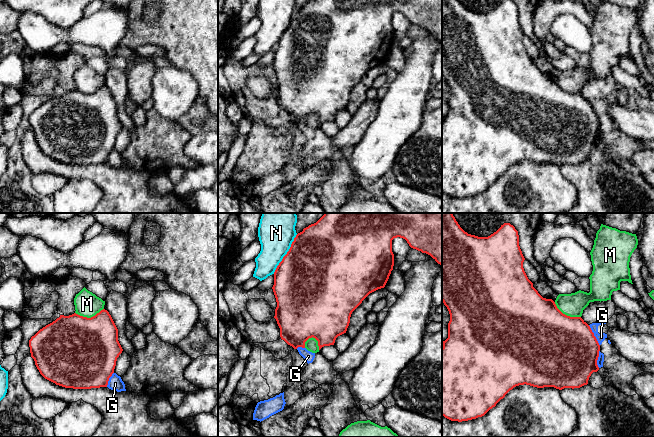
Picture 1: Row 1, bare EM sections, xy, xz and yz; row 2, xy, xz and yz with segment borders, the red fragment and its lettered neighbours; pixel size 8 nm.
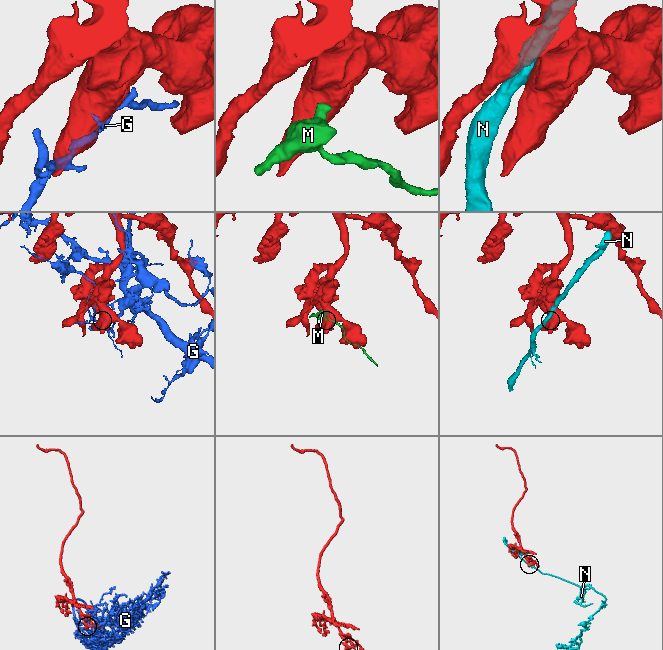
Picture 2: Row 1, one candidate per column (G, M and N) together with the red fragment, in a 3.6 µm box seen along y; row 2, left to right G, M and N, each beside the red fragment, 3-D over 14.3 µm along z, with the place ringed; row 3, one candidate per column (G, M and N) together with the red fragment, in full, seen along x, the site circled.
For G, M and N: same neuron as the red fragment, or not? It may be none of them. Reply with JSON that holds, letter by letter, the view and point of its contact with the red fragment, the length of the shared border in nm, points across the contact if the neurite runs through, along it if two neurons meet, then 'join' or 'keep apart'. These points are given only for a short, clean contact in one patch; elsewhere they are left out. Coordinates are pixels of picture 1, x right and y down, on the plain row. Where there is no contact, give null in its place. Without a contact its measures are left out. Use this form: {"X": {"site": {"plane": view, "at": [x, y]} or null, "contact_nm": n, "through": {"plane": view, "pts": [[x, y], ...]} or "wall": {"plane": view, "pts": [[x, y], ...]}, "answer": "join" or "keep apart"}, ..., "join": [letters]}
{"G": {"site": {"plane": "yz", "at": [593, 111]}, "contact_nm": 190, "answer": "keep apart"}, "M": {"site": {"plane": "yz", "at": [566, 91]}, "contact_nm": 240, "wall": {"plane": "yz", "pts": [[554, 78], [563, 89], [580, 93]]}, "answer": "keep apart"}, "N": {"site": {"plane": "xz", "at": [286, 30]}, "contact_nm": 380, "answer": "keep apart"}, "join": []}

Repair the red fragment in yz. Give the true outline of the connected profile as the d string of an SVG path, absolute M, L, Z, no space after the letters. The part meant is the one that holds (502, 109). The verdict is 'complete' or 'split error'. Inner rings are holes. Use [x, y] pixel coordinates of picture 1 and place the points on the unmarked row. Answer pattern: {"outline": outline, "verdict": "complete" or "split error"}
{"outline": "M442 0L442 78L450 90L448 114L442 123L442 192L451 197L468 197L484 192L490 185L505 173L514 163L530 161L537 164L554 163L580 164L588 160L589 153L599 143L600 121L590 102L581 93L570 93L563 90L552 75L543 74L528 55L523 38L525 34L519 22L518 7L511 0L503 0L488 13L478 13L465 8L459 0Z", "verdict": "complete"}

